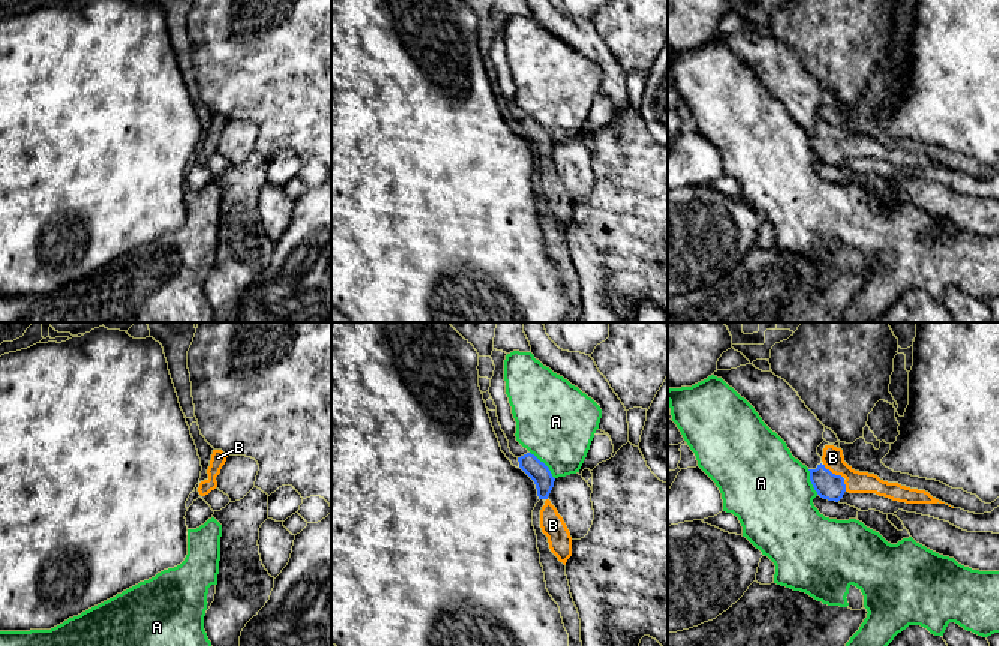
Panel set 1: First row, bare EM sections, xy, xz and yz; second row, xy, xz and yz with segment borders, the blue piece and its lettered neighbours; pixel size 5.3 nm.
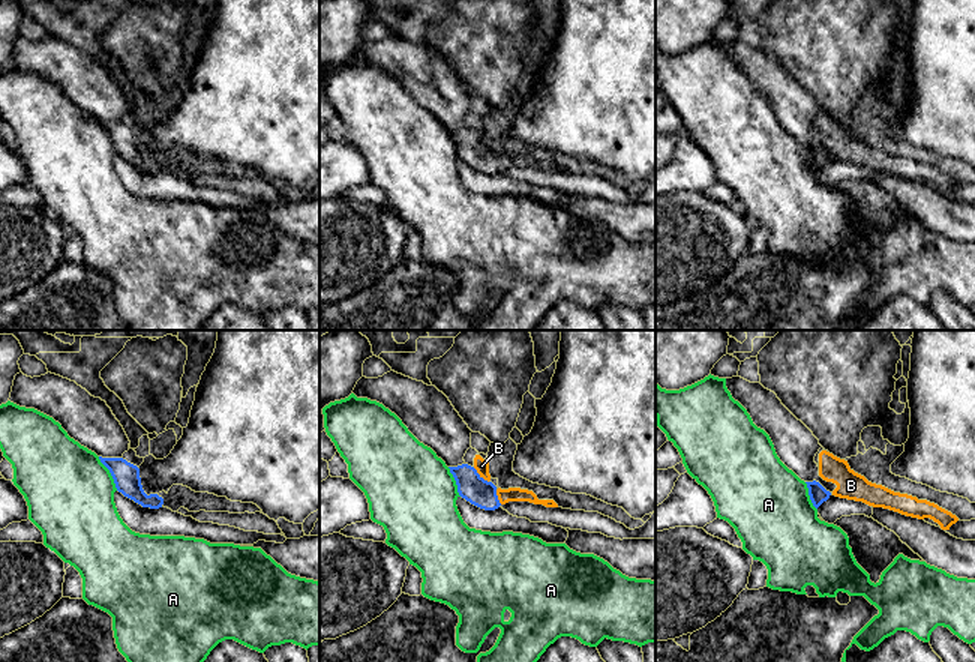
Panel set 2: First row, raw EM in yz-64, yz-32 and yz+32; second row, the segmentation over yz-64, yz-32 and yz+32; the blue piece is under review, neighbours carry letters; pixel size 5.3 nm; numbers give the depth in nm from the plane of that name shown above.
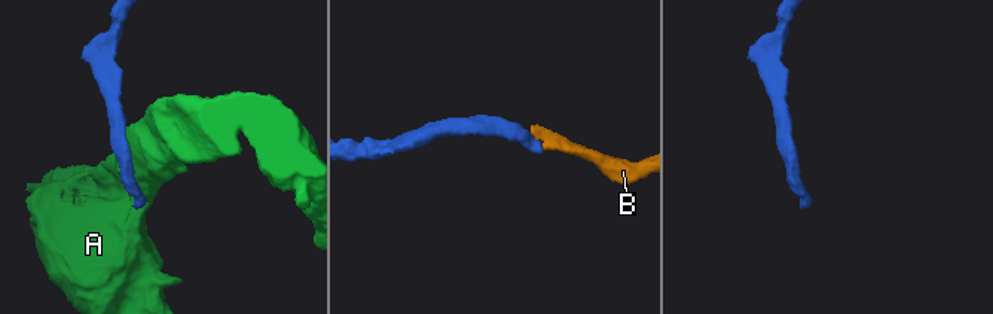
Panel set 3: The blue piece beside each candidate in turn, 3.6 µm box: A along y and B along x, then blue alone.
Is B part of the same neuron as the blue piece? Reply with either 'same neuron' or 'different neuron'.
same neuron

